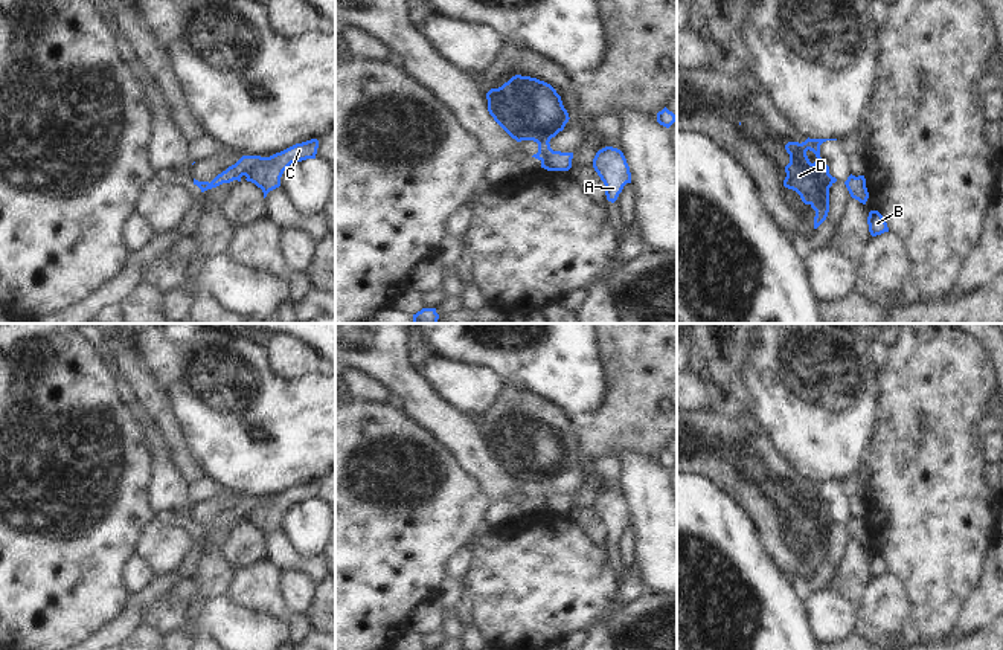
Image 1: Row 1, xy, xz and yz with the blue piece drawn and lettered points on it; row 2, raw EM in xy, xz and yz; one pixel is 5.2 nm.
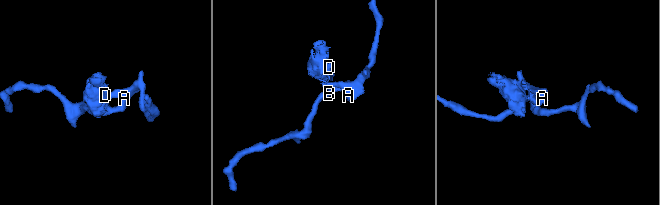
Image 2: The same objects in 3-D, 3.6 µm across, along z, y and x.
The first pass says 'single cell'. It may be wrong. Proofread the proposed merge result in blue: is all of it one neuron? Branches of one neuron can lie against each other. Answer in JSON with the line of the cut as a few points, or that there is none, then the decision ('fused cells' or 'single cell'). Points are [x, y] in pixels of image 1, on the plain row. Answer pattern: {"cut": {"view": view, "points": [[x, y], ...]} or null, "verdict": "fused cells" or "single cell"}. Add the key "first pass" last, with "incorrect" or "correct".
{"cut": {"view": "xz", "points": [[552, 492], [541, 502]]}, "verdict": "fused cells", "first pass": "incorrect"}

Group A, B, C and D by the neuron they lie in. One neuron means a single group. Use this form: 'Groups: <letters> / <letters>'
Groups: A B C / D.

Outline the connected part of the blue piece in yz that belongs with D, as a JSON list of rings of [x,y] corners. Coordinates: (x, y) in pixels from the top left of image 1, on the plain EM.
[[[806,481],[805,484],[788,484],[790,505],[785,508],[783,528],[796,533],[805,546],[816,552],[814,571],[817,571],[829,554],[829,529],[837,523],[829,516],[829,508],[820,499],[820,487],[837,481]]]

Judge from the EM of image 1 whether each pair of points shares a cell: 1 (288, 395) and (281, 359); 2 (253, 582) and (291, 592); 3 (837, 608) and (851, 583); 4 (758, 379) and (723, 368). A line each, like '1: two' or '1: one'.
1: two
2: two
3: two
4: two

